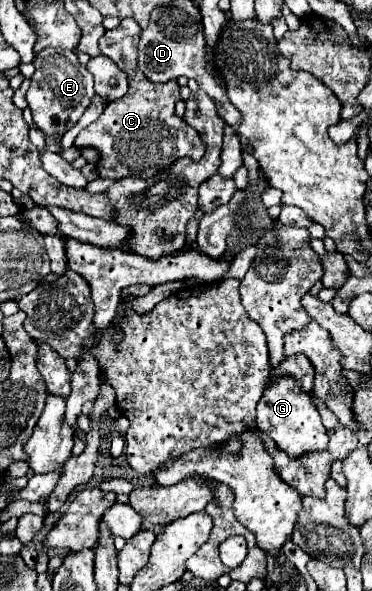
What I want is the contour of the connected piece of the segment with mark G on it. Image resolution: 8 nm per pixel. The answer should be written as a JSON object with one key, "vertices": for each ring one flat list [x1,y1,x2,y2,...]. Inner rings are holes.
{"vertices":[[278,376,268,380,266,390,258,402,258,416,256,426,260,432,268,434,280,450,284,450,288,456,298,458,300,454,312,452,312,450,324,450,328,446,328,434,322,426,320,412,316,410,312,398,300,390,300,384,290,376]]}

